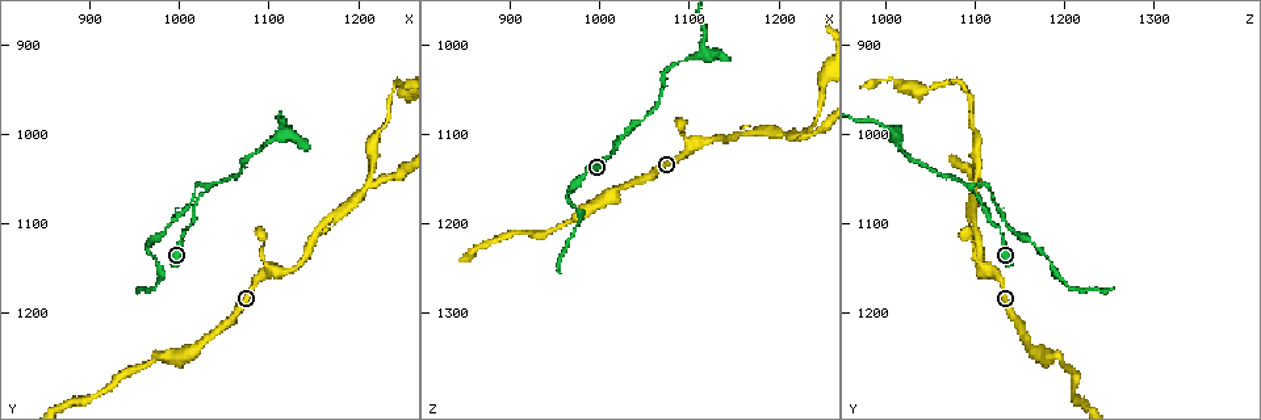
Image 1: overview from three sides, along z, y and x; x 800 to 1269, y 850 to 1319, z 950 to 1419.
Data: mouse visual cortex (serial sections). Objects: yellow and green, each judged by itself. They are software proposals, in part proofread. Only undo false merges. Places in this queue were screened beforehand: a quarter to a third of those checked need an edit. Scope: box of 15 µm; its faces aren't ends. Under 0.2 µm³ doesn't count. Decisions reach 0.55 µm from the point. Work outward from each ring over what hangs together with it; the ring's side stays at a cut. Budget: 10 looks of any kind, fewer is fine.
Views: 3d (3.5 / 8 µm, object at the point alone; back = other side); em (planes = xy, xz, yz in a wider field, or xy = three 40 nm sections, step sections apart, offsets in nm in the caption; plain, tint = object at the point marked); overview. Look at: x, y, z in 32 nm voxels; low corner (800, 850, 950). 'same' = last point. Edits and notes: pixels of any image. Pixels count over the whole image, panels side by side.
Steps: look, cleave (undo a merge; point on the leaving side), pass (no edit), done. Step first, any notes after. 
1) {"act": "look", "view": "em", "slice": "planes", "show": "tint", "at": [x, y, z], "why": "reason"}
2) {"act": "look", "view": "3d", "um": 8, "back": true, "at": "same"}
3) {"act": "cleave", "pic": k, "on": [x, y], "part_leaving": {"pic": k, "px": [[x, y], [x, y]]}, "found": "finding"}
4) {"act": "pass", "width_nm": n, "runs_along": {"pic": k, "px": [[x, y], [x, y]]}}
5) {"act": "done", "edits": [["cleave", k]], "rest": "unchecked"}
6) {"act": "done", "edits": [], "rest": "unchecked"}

{"act": "look", "view": "3d", "um": 3.5, "at": [1015, 1245, 1160], "why": "sudden change in width"}

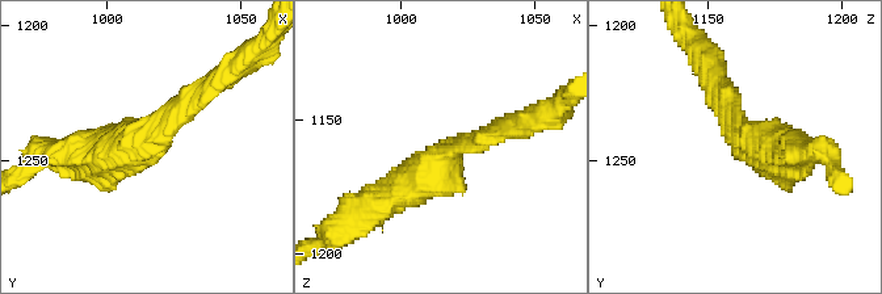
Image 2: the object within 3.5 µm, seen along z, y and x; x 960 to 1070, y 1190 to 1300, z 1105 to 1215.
{"act": "look", "view": "em", "slice": "planes", "show": "tint", "at": [1017, 1242, 1164], "arm_widths_nm": [250, 500]}

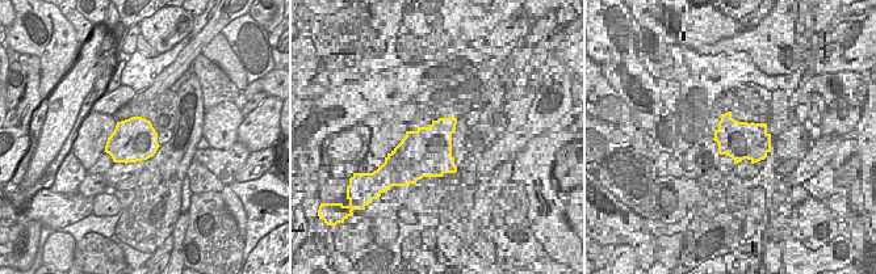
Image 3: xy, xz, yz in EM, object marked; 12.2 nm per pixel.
{"act": "pass", "width_nm": 550, "runs_along": {"pic": 2, "px": [[505, 127], [465, 142], [373, 209]]}, "found": "all the same cell"}

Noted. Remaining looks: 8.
{"act": "look", "view": "3d", "um": 3.5, "at": [1215, 1055, 1100], "why": "three-way junction"}

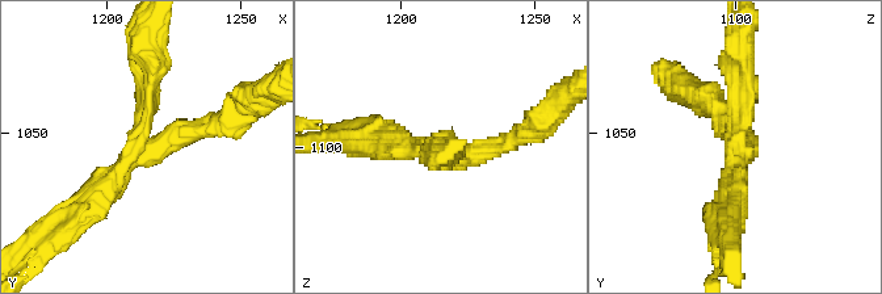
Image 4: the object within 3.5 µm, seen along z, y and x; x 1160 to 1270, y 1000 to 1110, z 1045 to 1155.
{"act": "look", "view": "em", "slice": "xy", "step": 5, "show": "tint", "at": [1212, 1056, 1101], "arms": 3, "arm_widths_nm": [250, 250, 350]}

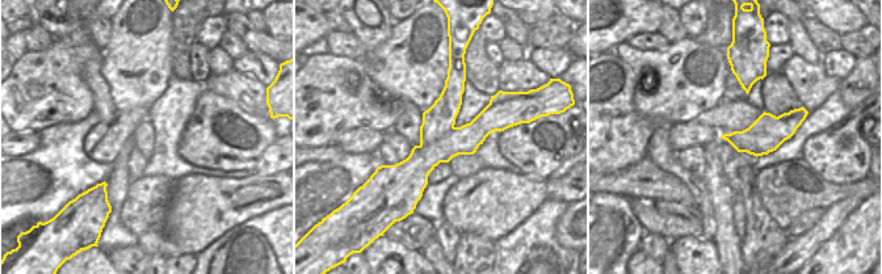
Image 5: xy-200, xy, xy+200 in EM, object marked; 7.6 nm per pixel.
{"act": "cleave", "pic": 4, "on": [143, 91], "width_nm": 340, "found": "a second cell is stuck on"}

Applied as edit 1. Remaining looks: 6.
{"act": "look", "view": "overview", "why": "redraw"}

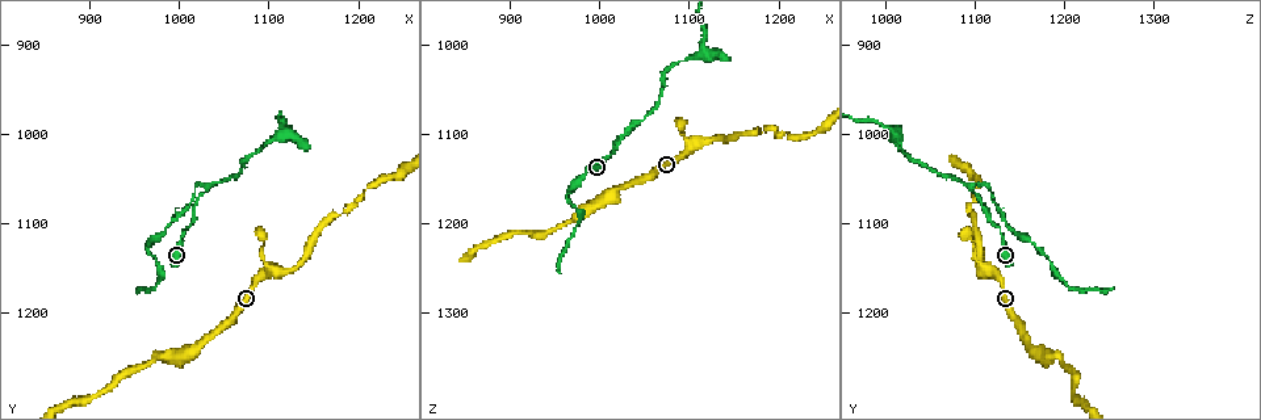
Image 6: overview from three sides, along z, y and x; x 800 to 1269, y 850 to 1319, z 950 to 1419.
{"act": "look", "view": "3d", "um": 8, "at": [1010, 1105, 1130], "why": "thin neck"}

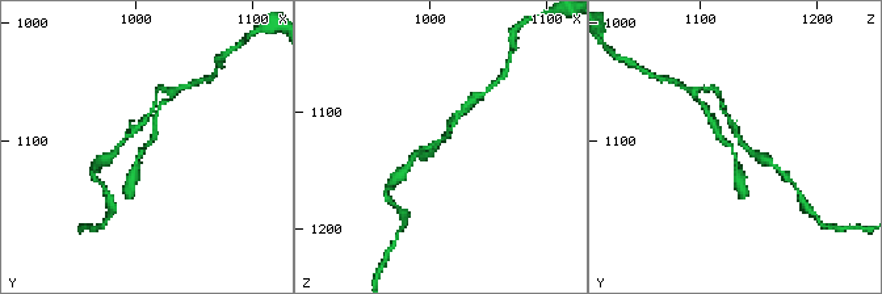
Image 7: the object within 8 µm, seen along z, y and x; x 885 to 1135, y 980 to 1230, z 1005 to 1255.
{"act": "look", "view": "3d", "um": 3.5, "at": [1012, 1106, 1124], "why": "zoom in"}

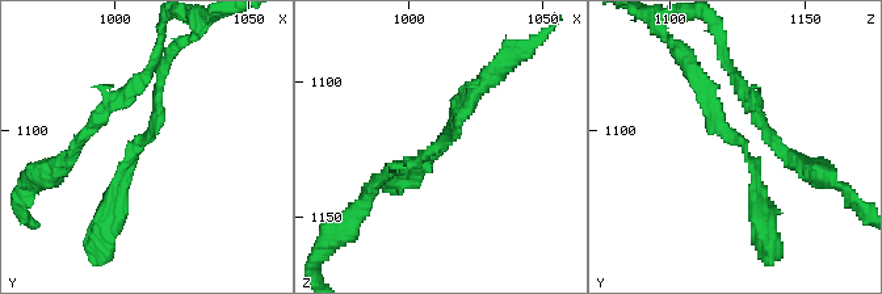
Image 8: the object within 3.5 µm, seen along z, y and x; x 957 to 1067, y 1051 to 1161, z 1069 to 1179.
{"act": "look", "view": "em", "slice": "planes", "show": "tint", "at": [1009, 1106, 1128], "why": "shape alone is not enough"}

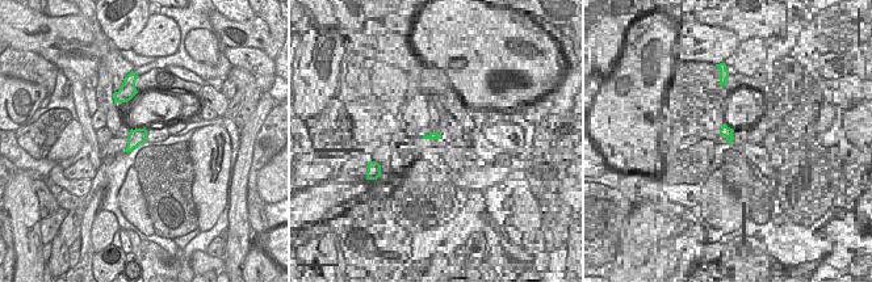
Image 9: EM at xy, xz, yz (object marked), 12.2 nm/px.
{"act": "pass", "runs_along": {"pic": 8, "px": [[763, 222], [752, 162], [696, 82]]}, "found": "all the same cell"}

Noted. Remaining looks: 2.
{"act": "look", "view": "3d", "um": 3.5, "at": [1030, 1060, 1095], "why": "abrupt turn"}

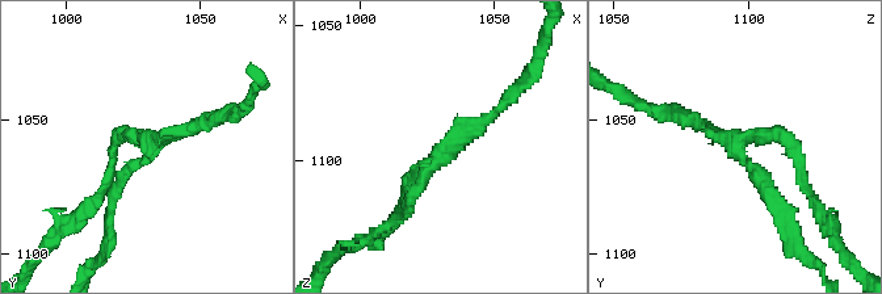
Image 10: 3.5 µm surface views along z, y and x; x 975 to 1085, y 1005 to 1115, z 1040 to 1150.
{"act": "pass", "runs_along": {"pic": 10, "px": [[404, 185], [441, 148], [513, 95]]}, "found": "all the same cell"}

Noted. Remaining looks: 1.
{"act": "done", "edits": [["cleave", 4]], "rest": "unchecked"}

